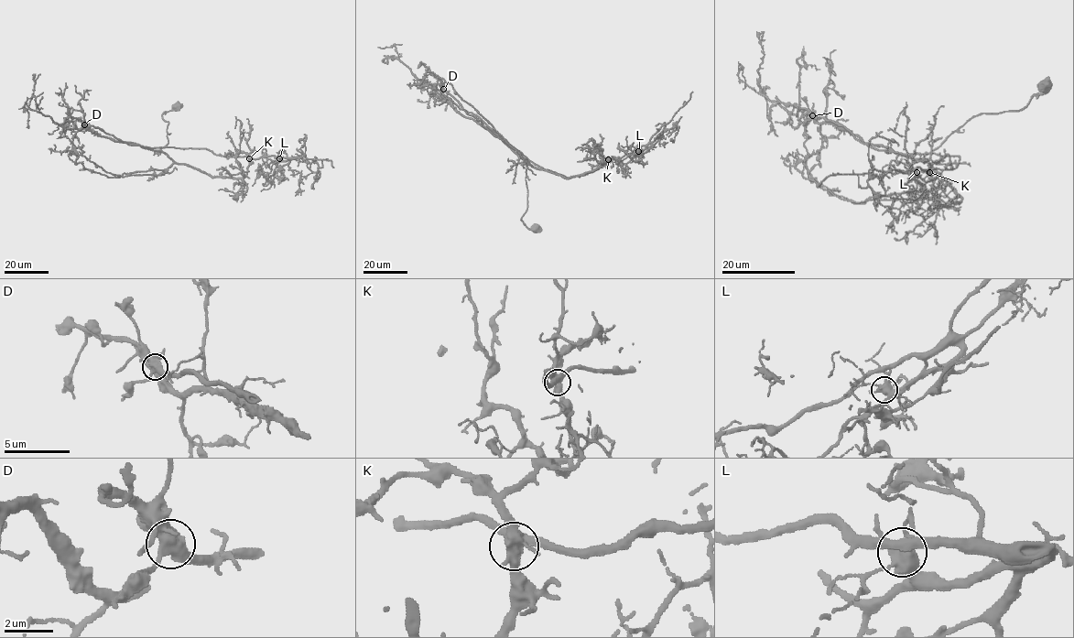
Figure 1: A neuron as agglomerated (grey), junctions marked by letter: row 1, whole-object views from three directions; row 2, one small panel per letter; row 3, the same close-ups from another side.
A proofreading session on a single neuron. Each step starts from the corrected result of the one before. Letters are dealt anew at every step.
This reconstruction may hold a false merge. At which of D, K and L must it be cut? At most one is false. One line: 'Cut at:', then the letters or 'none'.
Cut at: K

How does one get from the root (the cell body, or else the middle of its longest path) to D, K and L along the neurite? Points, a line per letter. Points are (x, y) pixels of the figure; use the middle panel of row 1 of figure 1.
D: (535, 227), (529, 229), (521, 220), (527, 208), (526, 161), (479, 117), (466, 111), (443, 89)
K: (535, 227), (521, 220), (528, 189), (527, 166), (520, 156), (567, 178), (608, 159)
L: (535, 227), (521, 220), (528, 189), (527, 166), (520, 156), (569, 178), (638, 151)

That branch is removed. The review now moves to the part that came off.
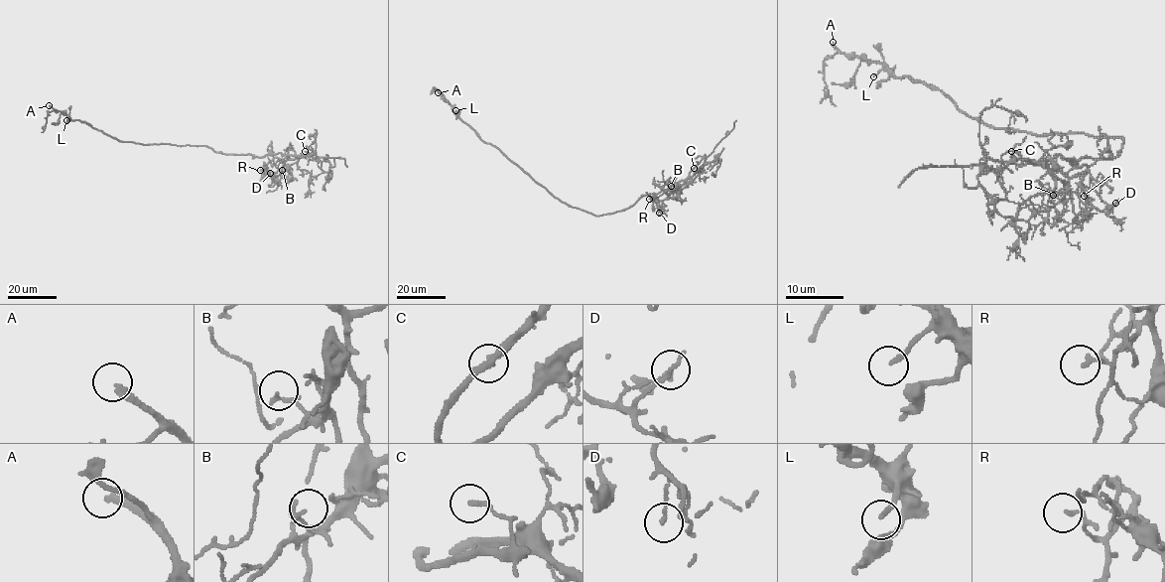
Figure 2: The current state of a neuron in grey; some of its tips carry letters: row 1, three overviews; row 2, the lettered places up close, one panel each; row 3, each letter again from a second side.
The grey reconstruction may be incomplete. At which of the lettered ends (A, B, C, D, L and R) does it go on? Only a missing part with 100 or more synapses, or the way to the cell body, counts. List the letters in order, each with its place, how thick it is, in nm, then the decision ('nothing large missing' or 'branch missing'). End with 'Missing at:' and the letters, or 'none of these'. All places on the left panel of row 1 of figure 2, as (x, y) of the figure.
A: place (49, 105); calibre 240 nm; branch missing
B: place (282, 170); calibre 140 nm; nothing large missing
C: place (305, 151); calibre 160 nm; nothing large missing
D: place (270, 173); calibre 140 nm; nothing large missing
L: place (66, 120); calibre 130 nm; nothing large missing
R: place (260, 170); calibre 110 nm; nothing large missing
Missing at: A

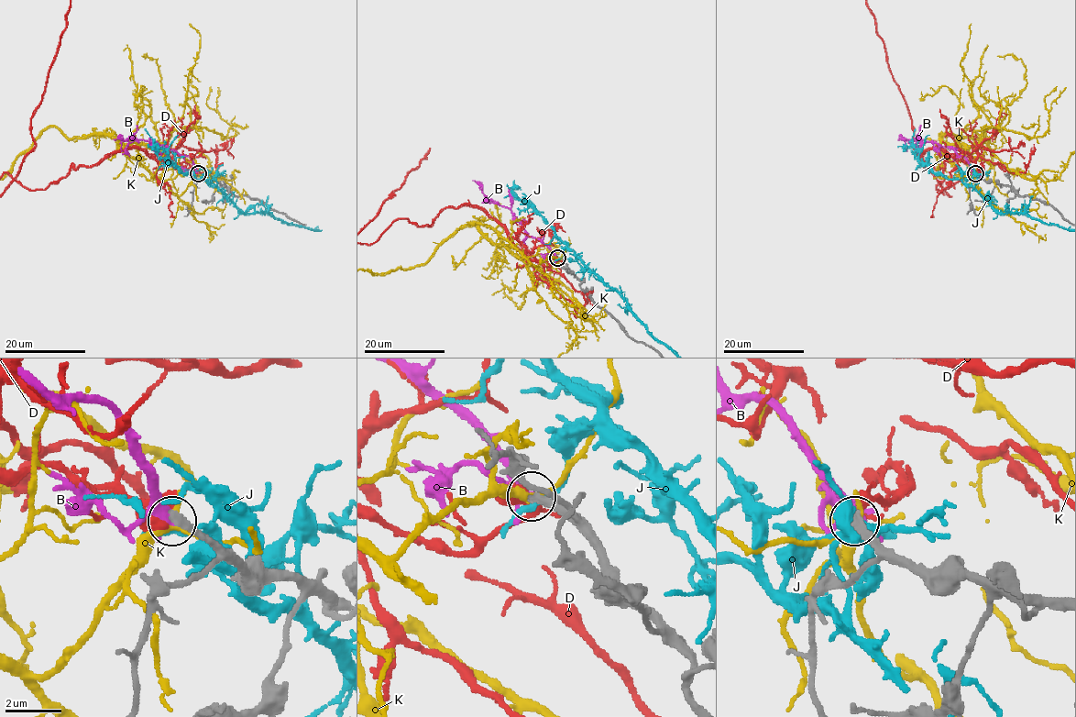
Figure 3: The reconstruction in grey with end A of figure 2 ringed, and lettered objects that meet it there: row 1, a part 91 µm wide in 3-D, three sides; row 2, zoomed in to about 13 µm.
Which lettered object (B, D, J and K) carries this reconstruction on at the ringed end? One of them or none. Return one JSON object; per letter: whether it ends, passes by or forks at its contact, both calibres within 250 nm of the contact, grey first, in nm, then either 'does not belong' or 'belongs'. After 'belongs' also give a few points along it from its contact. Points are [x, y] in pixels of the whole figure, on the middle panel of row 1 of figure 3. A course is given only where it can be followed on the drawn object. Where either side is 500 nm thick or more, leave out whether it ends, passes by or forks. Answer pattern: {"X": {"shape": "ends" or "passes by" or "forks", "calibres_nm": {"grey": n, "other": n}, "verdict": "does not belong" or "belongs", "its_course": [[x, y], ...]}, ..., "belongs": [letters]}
{"B": {"shape": "forks", "calibres_nm": {"grey": 280, "other": 220}, "verdict": "belongs", "its_course": [[557, 259], [547, 247], [528, 235], [507, 207], [491, 203], [481, 189]]}, "D": {"shape": "passes by", "calibres_nm": {"grey": 240, "other": 440}, "verdict": "does not belong"}, "J": {"shape": "passes by", "calibres_nm": {"grey": 320, "other": 190}, "verdict": "does not belong"}, "K": {"shape": "passes by", "calibres_nm": {"grey": 280, "other": 240}, "verdict": "does not belong"}, "belongs": ["B"]}

